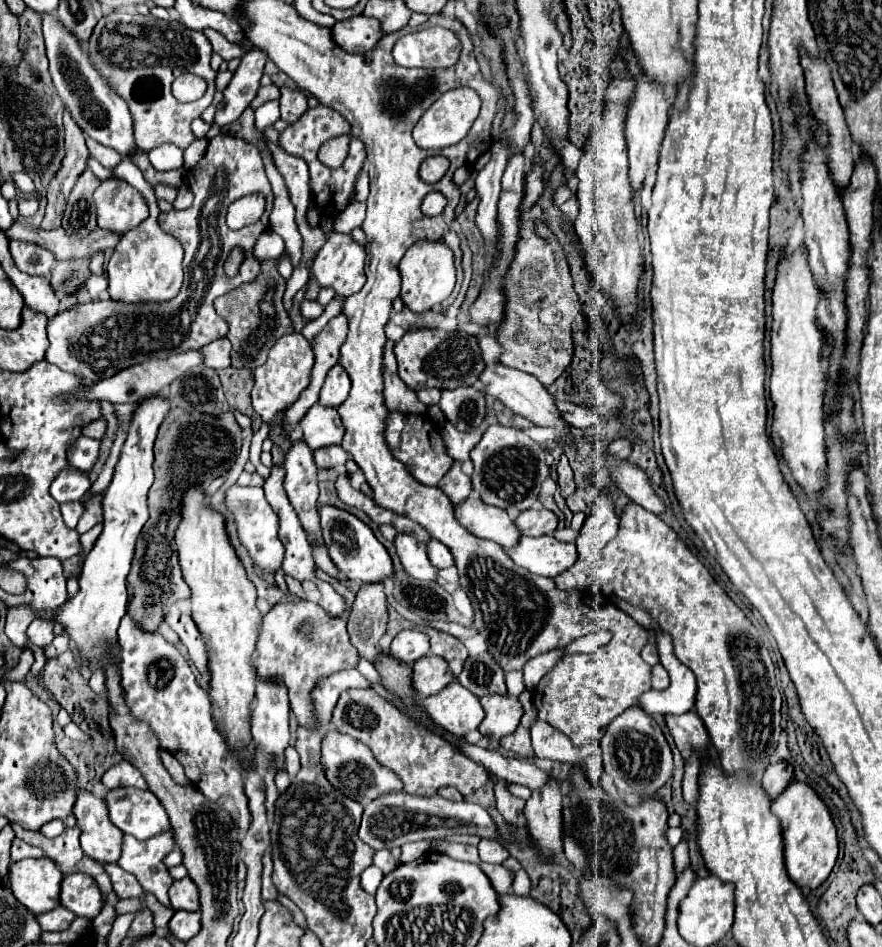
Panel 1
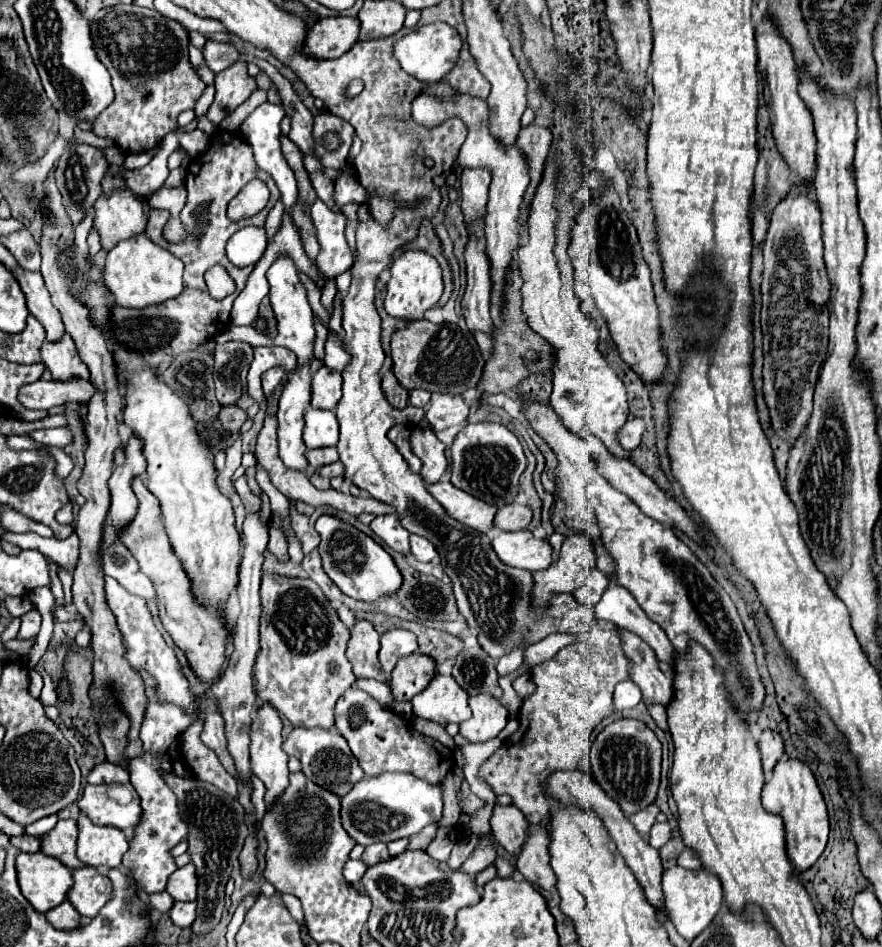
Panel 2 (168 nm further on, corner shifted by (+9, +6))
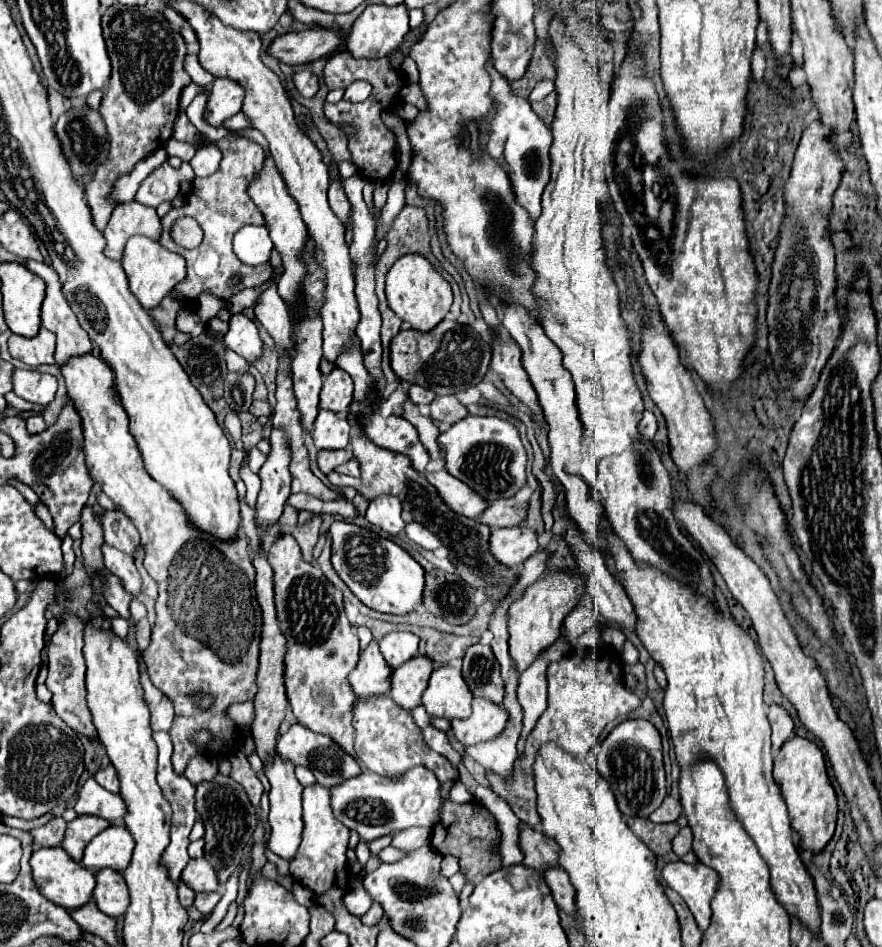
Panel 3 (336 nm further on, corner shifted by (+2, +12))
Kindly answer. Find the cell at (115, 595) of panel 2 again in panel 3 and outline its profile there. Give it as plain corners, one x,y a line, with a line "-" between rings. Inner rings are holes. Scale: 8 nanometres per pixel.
103,544
103,556
105,556
105,566
111,574
117,574
117,578
121,578
121,584
125,586
125,590
129,590
129,594
133,594
133,598
137,598
141,594
141,576
133,564
133,558

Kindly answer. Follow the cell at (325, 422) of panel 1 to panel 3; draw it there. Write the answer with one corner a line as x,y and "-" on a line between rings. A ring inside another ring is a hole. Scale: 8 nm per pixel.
319,410
319,416
313,426
313,442
317,448
325,450
339,450
349,446
351,426
349,422
329,410

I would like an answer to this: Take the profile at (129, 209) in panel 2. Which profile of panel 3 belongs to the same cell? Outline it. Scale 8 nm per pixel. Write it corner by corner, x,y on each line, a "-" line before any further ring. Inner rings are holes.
131,200
131,202
123,202
115,206
103,234
107,240
105,254
113,260
119,260
123,254
123,246
131,236
141,234
151,240
159,240
161,220
155,208
145,206
137,200

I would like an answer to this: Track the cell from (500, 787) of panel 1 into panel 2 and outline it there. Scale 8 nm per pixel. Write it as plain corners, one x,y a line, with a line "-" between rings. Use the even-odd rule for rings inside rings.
494,806
494,814
492,814
492,834
496,838
496,842
512,856
520,854
520,848
524,846
526,838
528,838
528,824
526,818
522,816
522,812
518,812
518,808
510,806

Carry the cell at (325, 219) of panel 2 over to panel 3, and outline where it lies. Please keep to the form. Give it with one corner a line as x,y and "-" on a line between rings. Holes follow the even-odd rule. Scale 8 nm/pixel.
333,180
329,186
329,204
331,204
331,210
337,214
337,218
341,220
343,228
347,228
351,206
349,206
349,200
347,200
343,188
341,188
341,182
337,182
337,180

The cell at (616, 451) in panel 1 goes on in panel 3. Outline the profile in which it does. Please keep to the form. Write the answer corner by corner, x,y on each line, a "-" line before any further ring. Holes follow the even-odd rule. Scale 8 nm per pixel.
643,412
643,420
639,422
639,434
645,438
653,438
653,434
657,432
657,418
653,416
653,412

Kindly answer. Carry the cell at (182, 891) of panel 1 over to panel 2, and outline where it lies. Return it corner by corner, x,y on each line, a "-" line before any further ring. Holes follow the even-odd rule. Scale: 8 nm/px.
186,864
178,868
166,886
166,892
174,900
196,900
196,888
198,888
198,878
196,878
196,868
194,864

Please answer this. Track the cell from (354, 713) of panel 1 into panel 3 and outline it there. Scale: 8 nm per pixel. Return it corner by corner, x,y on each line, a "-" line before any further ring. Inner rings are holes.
379,694
373,698
365,698
365,702
355,702
353,728
355,728
355,754
367,770
381,776
399,776
413,766
427,766
431,768
431,772
439,776
439,780
447,786
447,790
455,784
457,770
451,768
445,756
441,756
439,752
431,750
425,744
421,730
413,722
411,714
407,710
401,710
401,706
397,706
389,696

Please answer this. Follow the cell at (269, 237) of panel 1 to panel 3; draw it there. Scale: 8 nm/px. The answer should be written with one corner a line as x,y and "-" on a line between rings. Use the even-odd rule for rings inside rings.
243,226
233,238
233,252
243,264
257,266
269,262
269,254
273,250
273,242
265,226

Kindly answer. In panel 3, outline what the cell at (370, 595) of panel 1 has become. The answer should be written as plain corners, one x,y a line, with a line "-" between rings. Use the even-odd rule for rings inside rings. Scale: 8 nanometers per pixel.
371,640
369,646
361,650
359,662
355,670
349,674
349,682
357,698
369,698
391,690
391,668
379,652
377,640

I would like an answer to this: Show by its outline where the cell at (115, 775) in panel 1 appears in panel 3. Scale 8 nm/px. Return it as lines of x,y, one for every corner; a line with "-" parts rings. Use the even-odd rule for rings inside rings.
107,766
107,768
99,770
99,772
95,774
95,780
97,780
103,788
107,788
107,790
111,790
111,792
119,792
119,778
117,778
117,772
115,772
113,766

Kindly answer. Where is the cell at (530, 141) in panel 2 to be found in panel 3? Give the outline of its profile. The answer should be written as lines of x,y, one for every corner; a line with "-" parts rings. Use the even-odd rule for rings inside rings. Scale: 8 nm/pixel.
551,92
545,100
541,100
541,102
535,102
535,104
531,104
531,108
533,108
533,112
547,124
547,126
551,126
551,122
553,122
553,116
555,116
555,106
557,106
557,92

